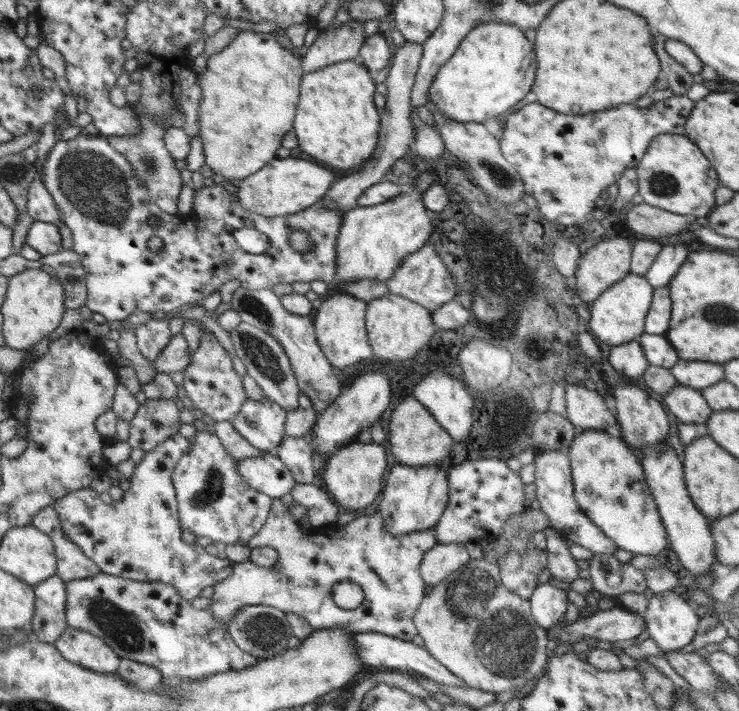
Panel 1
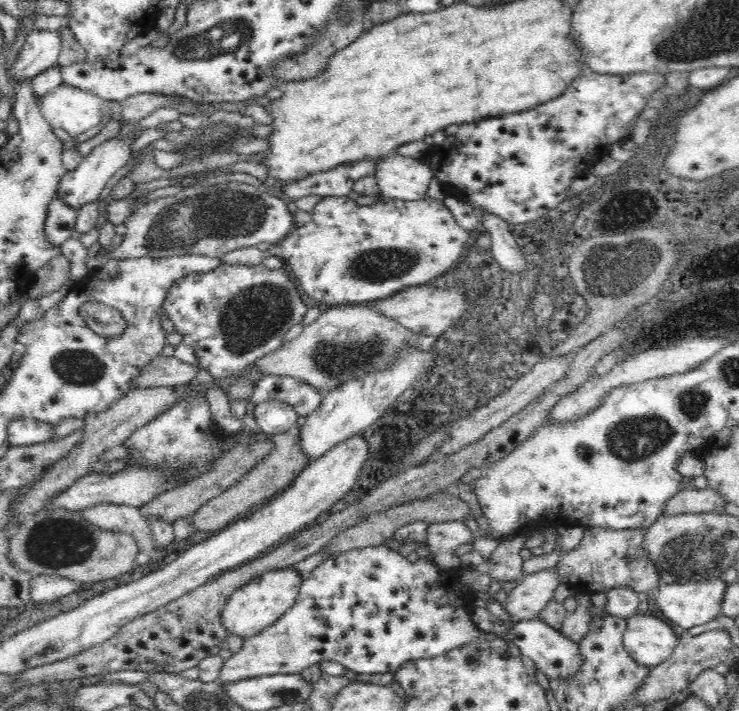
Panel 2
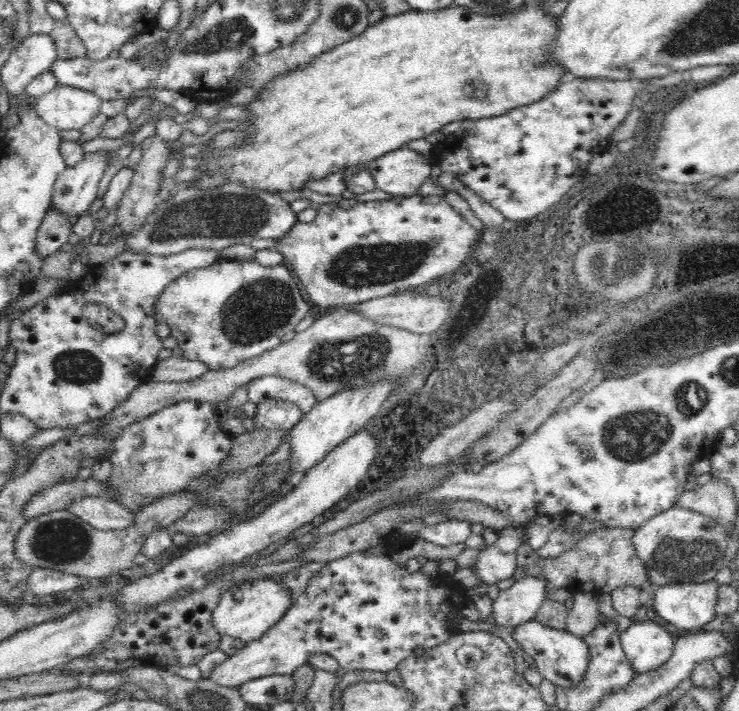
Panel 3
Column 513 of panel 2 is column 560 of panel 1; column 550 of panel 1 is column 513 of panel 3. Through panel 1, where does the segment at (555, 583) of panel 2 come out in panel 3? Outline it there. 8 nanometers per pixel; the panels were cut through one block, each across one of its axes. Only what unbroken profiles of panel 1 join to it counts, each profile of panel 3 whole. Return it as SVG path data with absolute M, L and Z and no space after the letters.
M525 576L511 588L504 590L493 603L495 622L513 629L535 618L540 606L547 600L547 581Z

